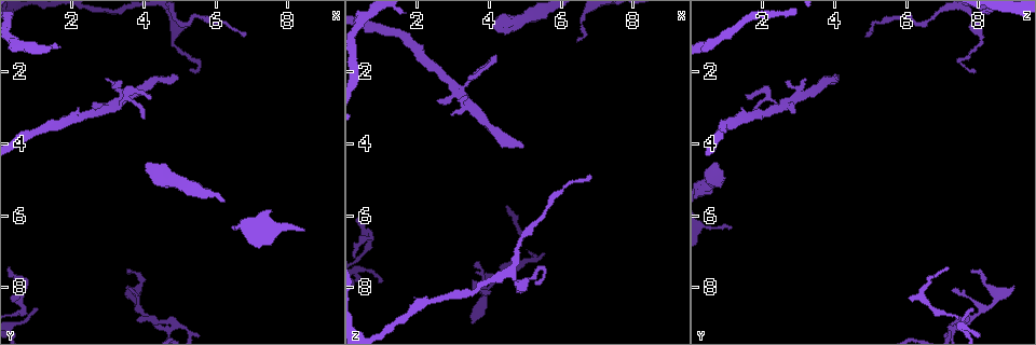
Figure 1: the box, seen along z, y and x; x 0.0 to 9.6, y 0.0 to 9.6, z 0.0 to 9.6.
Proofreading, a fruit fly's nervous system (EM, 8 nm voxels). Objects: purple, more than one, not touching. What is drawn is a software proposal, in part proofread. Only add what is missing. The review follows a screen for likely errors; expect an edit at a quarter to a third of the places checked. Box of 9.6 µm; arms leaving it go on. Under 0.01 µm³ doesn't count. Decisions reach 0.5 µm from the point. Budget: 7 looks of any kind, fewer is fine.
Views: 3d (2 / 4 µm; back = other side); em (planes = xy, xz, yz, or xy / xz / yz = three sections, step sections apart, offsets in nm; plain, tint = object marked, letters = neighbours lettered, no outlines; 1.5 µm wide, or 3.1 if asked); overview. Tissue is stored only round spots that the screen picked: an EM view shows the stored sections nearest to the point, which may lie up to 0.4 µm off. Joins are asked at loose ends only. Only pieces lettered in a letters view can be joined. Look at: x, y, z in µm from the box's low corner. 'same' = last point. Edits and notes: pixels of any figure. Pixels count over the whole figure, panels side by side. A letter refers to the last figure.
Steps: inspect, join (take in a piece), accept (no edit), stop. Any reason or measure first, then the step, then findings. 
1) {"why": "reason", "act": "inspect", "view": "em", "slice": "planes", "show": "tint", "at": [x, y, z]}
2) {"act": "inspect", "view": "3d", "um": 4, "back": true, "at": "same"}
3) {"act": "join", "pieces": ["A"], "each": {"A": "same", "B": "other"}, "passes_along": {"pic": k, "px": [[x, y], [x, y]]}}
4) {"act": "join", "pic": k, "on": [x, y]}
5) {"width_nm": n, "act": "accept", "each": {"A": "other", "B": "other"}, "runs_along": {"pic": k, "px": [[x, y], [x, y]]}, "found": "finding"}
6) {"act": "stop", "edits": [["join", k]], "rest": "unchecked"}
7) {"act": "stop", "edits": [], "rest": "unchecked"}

{"why": "tapers out", "act": "inspect", "view": "em", "slice": "yz", "step": 4, "show": "letters", "at": [5.35, 2.00, 7.85]}

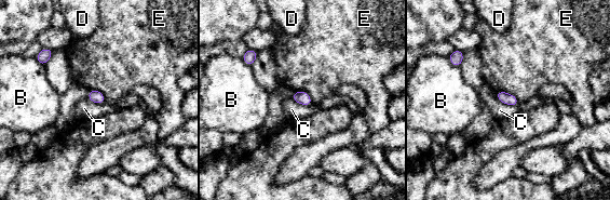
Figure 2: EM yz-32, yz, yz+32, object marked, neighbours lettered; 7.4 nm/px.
{"act": "inspect", "view": "em", "slice": "xy", "step": 8, "show": "letters", "at": "same"}

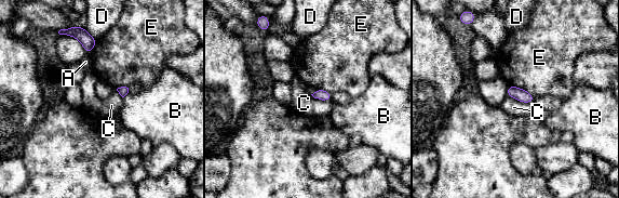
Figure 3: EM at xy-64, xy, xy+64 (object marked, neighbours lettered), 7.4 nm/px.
{"longest_contact_nm": ["E", 220], "act": "accept", "each": {"A": "other", "B": "other", "C": "other", "D": "other", "E": "other"}, "border": {"pic": 3, "px": [[507, 94], [522, 102], [533, 103]]}, "found": "no lettered piece goes on from it"}

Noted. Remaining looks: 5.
{"why": "an open end", "act": "inspect", "view": "em", "slice": "yz", "step": 4, "show": "tint", "at": [4.90, 2.20, 4.05]}

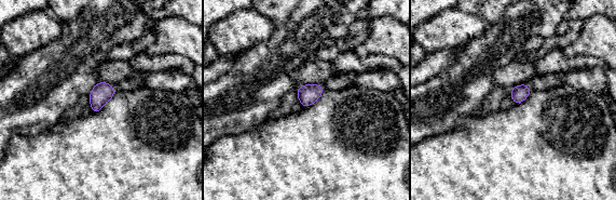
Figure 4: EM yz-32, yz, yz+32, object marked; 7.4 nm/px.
{"act": "inspect", "view": "em", "slice": "planes", "show": "letters", "at": "same"}

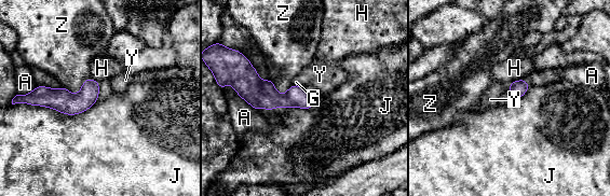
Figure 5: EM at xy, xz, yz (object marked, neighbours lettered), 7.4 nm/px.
{"act": "accept", "each": {"A": "other", "G": "other", "H": "other", "J": "other", "Y": "other", "Z": "other"}, "runs_along": {"pic": 5, "px": [[241, 89], [278, 100], [312, 102]]}, "found": "none of them fits"}

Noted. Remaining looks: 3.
{"why": "end of a long branch", "act": "inspect", "view": "em", "slice": "planes", "show": "letters", "at": [6.80, 1.00, 4.95]}

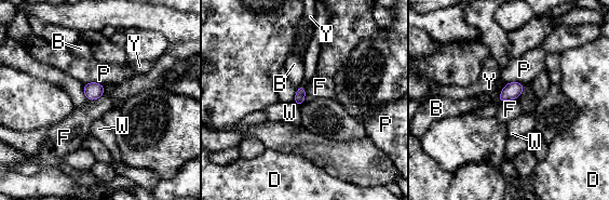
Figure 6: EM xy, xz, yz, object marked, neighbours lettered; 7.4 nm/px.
{"longest_contact_nm": ["P", 160], "act": "accept", "each": {"B": "other", "D": "other", "F": "other", "P": "other", "W": "other", "Y": "other"}, "border": {"pic": 6, "px": [[516, 98], [510, 98], [500, 103]]}, "found": "no lettered piece goes on from it"}

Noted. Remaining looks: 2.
{"act": "stop", "edits": [], "rest": "unchecked"}

